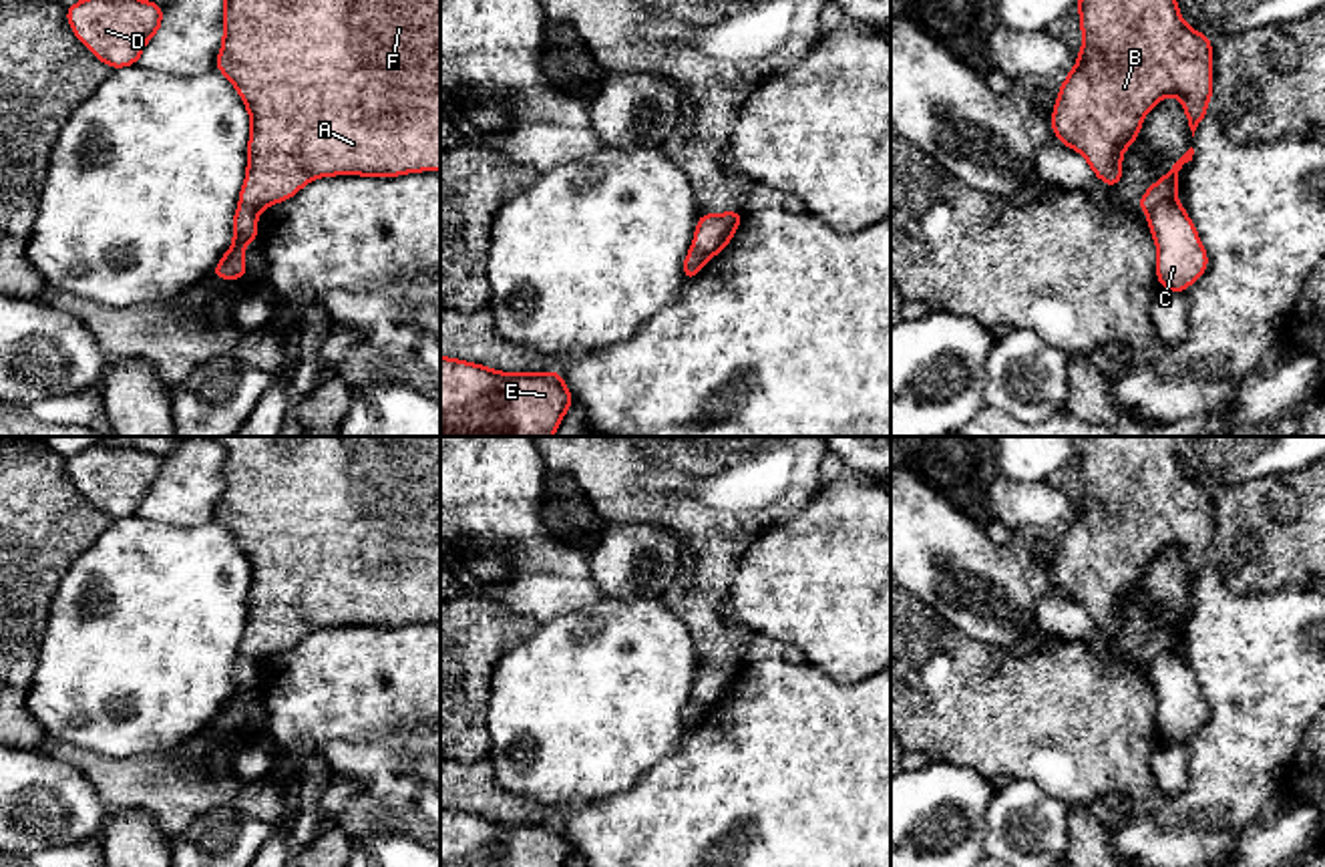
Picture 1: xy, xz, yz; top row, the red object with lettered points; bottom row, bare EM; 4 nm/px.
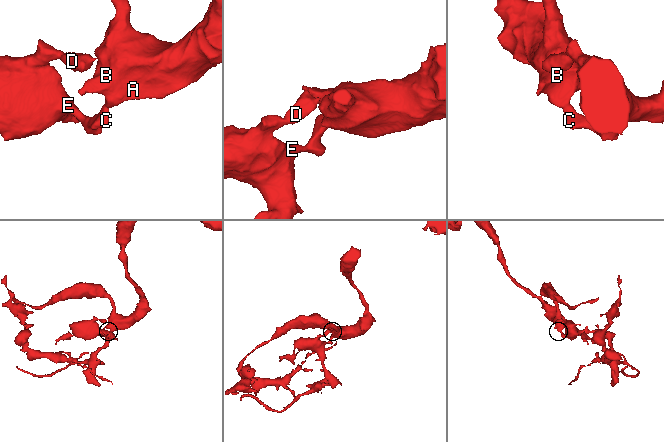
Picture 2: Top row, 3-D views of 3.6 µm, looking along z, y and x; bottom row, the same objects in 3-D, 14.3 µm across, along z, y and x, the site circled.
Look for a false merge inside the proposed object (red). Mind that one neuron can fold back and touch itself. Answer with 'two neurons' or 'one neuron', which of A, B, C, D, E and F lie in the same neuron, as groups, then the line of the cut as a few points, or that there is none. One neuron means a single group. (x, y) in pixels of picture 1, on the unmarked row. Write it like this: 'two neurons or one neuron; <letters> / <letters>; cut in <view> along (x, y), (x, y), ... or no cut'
two neurons; A B F / C D E; cut in yz along (1175, 646), (1157, 654), (1149, 664)

